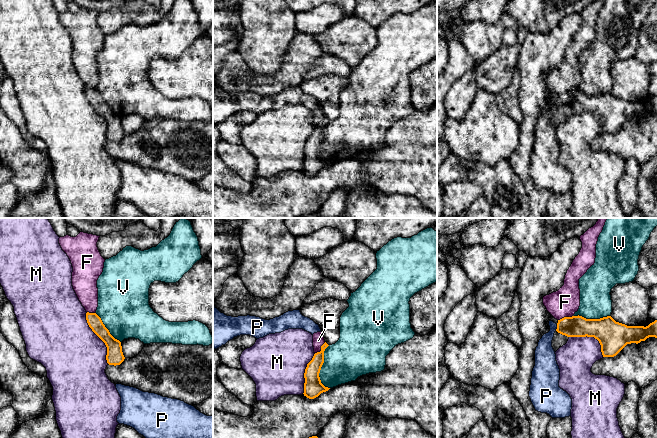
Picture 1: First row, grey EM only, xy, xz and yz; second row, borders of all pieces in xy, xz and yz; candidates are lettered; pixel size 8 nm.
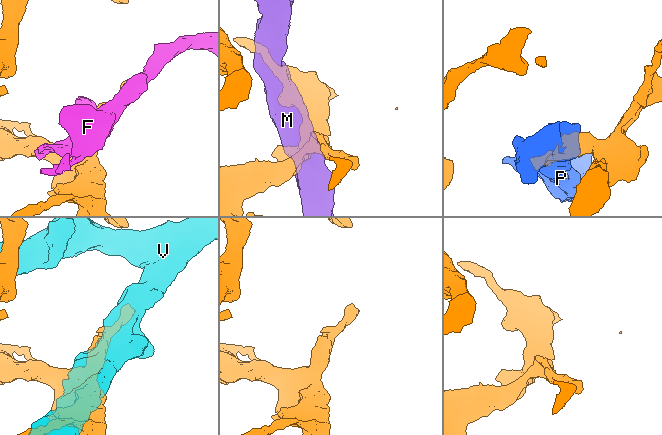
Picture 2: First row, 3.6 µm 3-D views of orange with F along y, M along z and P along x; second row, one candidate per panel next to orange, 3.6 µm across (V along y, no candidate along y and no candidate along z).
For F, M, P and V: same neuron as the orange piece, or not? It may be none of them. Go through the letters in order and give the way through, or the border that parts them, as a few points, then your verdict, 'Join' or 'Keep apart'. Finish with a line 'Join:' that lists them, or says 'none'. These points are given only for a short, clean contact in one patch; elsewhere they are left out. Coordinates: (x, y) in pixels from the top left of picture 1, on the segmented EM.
F: Path across: yz (576, 326), (565, 317), (565, 302). Join
M: Keep apart
P: Keep apart
V: Keep apart
Join: F

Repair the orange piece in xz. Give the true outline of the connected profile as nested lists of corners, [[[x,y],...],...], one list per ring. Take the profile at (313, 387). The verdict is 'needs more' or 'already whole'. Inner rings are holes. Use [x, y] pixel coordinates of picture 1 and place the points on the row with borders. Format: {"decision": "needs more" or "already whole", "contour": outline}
{"decision": "needs more", "contour": [[[322,332],[313,334],[314,356],[307,364],[304,378],[304,396],[309,399],[318,397],[321,393],[328,391],[330,388],[325,387],[320,380],[319,373],[324,363],[324,351],[329,345],[325,342]]]}

